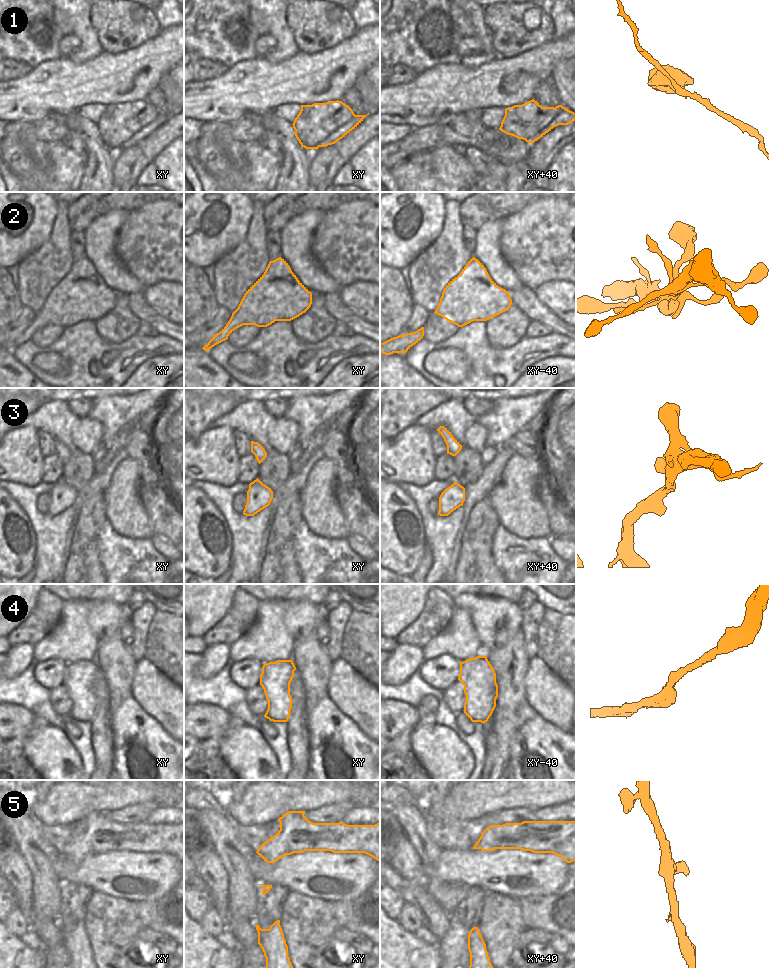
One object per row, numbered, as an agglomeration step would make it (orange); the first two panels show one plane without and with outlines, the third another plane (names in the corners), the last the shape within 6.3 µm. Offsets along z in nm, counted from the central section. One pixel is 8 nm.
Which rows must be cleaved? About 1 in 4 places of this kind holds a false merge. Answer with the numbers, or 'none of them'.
none of them

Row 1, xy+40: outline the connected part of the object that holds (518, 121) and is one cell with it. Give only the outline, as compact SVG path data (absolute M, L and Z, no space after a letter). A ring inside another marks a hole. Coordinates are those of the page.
M534 99L505 109L500 131L534 143L558 125L568 125L576 120L576 113L562 105L542 107Z

